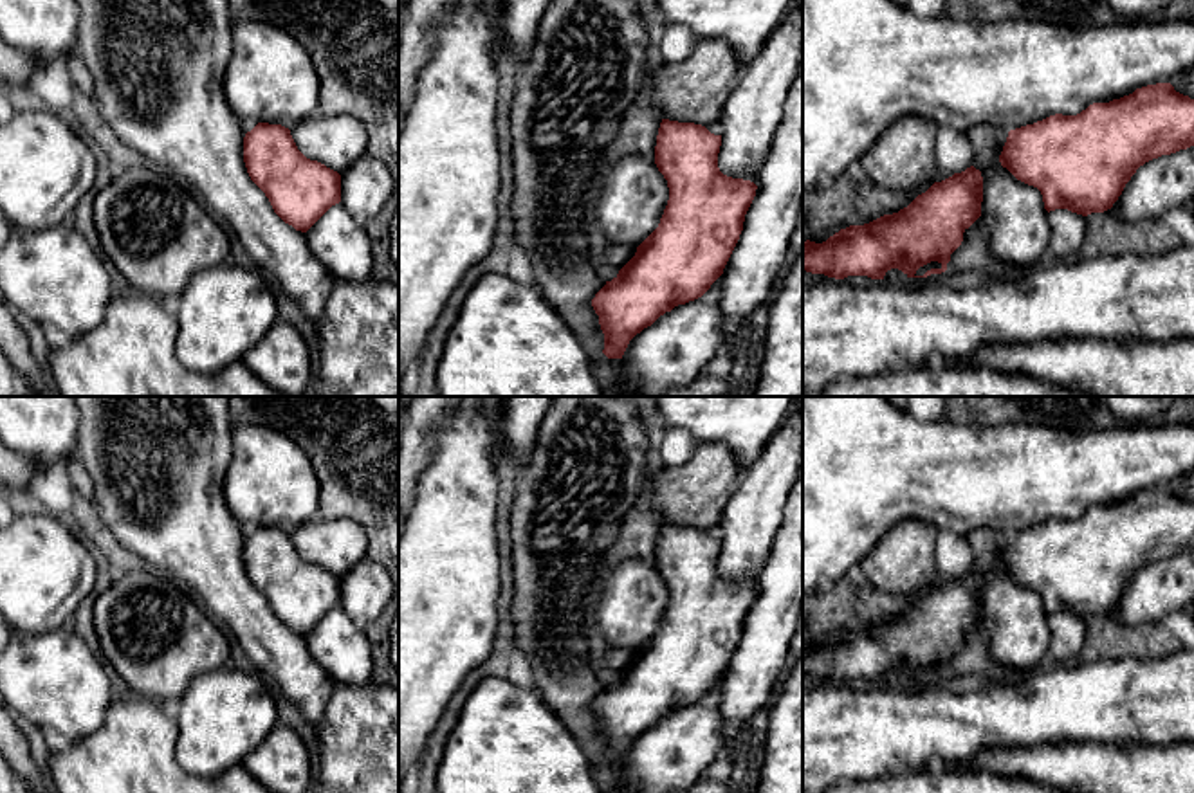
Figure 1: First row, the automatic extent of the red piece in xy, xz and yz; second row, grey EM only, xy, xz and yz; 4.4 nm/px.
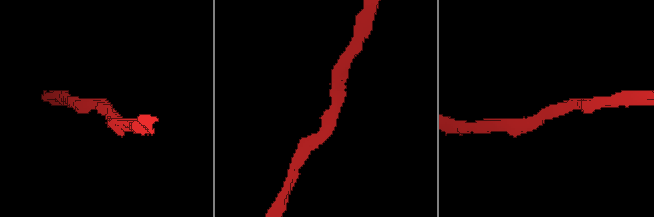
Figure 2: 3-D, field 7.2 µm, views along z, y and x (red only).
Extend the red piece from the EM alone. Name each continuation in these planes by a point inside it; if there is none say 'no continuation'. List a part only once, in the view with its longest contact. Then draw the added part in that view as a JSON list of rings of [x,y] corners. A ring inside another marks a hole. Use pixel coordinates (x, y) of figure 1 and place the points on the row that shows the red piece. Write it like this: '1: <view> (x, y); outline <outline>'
1: xz (675, 348); outline [[[721,276],[698,299],[675,306],[637,333],[620,364],[622,382],[610,396],[664,396],[691,384],[723,342]]]

